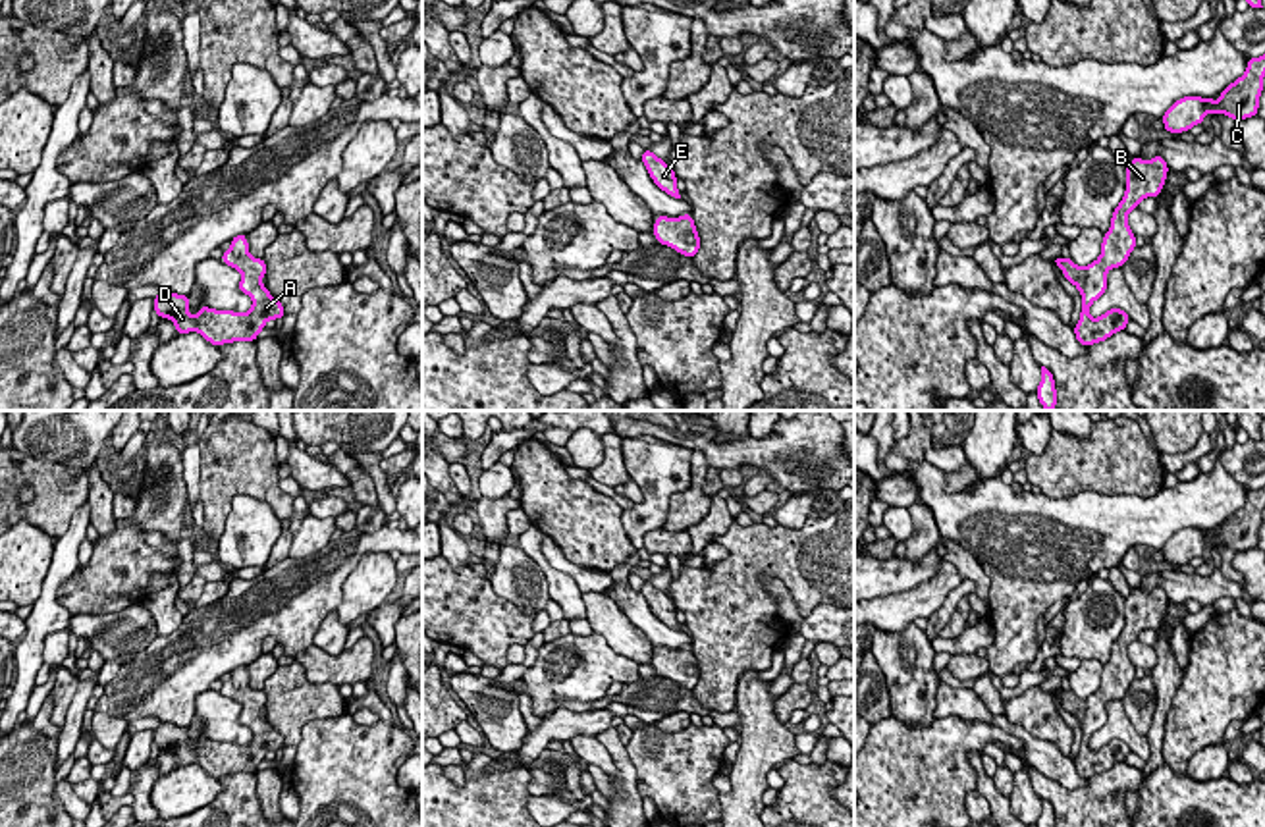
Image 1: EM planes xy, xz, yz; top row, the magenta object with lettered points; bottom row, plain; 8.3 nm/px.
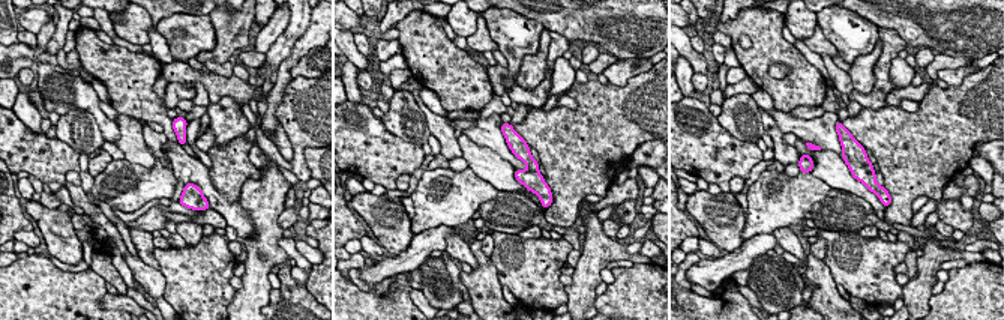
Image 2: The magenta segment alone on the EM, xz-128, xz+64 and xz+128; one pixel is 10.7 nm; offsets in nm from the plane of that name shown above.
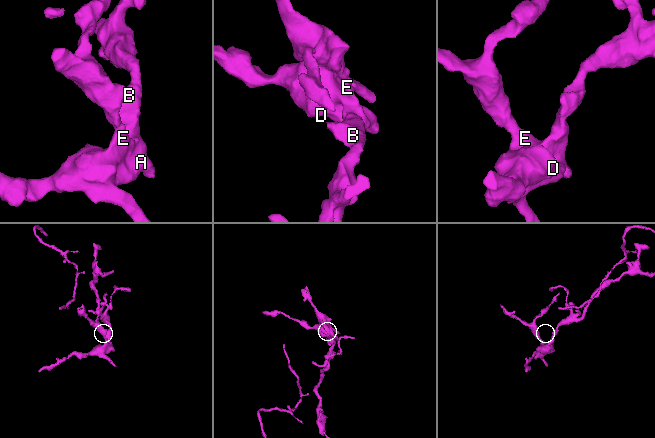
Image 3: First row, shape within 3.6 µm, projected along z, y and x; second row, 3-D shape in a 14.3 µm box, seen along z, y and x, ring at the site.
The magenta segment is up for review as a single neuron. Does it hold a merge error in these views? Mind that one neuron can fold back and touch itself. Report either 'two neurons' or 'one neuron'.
one neuron

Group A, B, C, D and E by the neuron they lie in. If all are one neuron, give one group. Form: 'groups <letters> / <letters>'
groups A B C D E

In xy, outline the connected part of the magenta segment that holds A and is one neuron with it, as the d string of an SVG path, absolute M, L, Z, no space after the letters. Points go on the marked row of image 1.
M245 233L231 239L222 262L241 272L239 291L253 299L249 312L216 310L201 305L197 316L189 314L189 295L160 291L154 297L154 312L170 318L177 333L199 332L208 343L220 347L233 341L256 341L268 320L283 318L283 305L262 285L266 276L264 258L249 254Z

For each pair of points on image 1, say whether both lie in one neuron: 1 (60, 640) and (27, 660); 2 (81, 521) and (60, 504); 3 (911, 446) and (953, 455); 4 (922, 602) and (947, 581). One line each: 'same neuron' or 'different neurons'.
1: different neurons
2: different neurons
3: different neurons
4: same neuron

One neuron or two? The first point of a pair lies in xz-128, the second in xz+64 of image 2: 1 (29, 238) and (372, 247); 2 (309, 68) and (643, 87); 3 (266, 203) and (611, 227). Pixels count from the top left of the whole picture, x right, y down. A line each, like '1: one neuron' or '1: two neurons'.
1: one neuron
2: two neurons
3: two neurons

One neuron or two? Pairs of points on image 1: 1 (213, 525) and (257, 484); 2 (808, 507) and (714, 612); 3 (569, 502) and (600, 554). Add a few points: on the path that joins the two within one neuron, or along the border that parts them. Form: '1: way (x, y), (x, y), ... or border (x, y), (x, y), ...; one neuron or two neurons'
1: way (216, 509), (216, 504), (236, 484), (242, 484); one neuron
2: border (834, 511), (799, 527), (778, 525); two neurons
3: way (575, 515), (596, 540); one neuron

